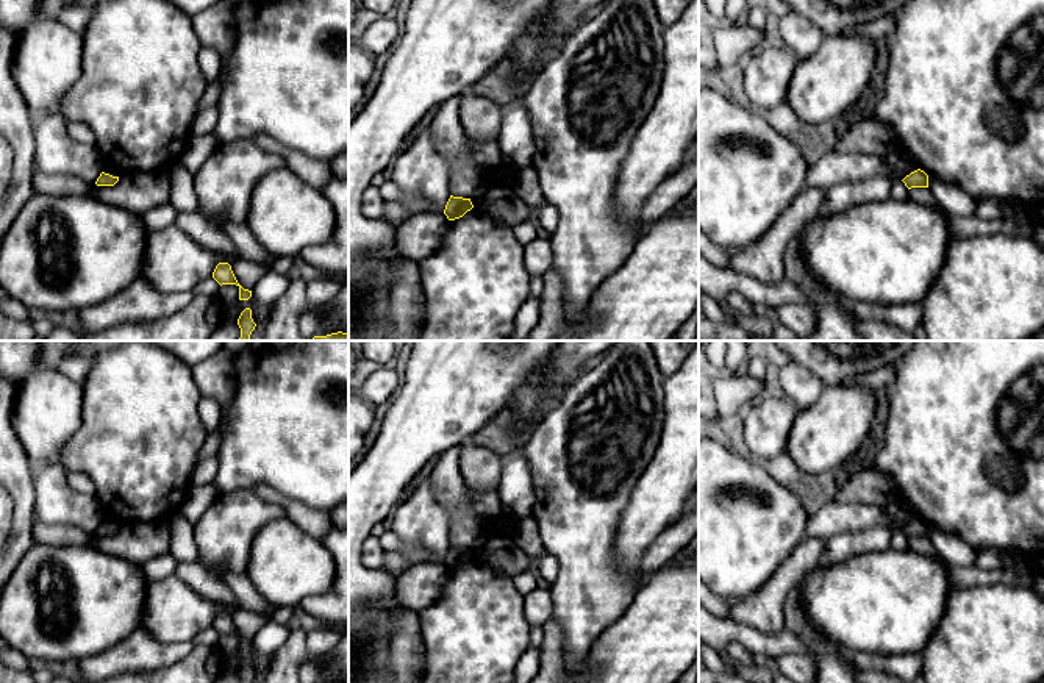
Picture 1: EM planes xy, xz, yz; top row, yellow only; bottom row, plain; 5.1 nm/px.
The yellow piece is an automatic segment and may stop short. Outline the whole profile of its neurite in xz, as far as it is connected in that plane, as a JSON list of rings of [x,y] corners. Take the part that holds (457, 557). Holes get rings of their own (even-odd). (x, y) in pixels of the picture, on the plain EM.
[[[450,545],[444,564],[447,566],[449,570],[455,570],[463,567],[467,561],[474,558],[470,549],[463,549],[463,547],[453,547]]]

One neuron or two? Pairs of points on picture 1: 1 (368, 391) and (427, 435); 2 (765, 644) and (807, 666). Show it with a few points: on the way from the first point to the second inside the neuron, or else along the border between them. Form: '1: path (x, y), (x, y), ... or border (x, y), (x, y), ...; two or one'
1: border (402, 375), (402, 382), (393, 394); two
2: border (810, 655), (782, 654), (774, 660); two

